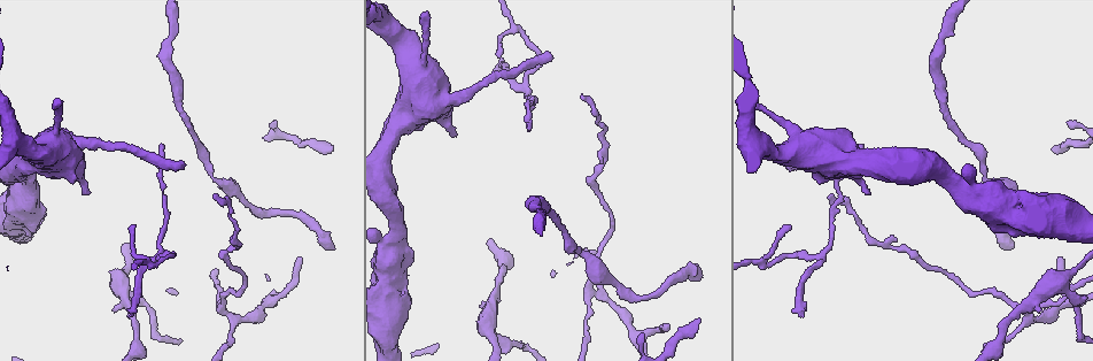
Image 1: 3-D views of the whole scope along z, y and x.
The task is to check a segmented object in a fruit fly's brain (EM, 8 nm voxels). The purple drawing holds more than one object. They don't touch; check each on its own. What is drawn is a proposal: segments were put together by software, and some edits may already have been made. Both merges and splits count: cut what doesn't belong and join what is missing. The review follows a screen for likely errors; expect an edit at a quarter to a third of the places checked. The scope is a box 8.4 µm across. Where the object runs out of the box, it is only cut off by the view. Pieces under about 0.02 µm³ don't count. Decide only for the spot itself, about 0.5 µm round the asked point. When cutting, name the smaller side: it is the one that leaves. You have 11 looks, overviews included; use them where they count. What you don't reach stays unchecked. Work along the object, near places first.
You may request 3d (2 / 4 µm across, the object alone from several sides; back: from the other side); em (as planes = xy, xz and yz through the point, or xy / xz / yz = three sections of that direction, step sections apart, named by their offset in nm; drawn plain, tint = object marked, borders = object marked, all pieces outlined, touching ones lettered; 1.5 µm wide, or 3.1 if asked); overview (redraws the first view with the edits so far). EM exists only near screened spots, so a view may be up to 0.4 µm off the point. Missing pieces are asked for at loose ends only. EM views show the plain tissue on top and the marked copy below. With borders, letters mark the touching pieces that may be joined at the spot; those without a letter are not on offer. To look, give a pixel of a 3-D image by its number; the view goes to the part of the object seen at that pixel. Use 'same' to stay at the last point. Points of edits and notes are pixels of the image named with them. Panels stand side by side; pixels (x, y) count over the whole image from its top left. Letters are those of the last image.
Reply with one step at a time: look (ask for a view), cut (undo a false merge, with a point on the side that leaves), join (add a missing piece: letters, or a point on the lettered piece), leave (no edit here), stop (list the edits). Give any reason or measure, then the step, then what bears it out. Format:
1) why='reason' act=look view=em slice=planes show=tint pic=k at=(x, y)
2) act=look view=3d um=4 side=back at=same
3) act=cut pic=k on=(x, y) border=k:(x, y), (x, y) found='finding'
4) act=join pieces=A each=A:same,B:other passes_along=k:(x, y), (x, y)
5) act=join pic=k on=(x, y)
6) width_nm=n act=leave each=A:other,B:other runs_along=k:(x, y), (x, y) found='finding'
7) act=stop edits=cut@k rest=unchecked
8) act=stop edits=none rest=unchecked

why='looks like a crossing' act=look view=3d um=2 pic=1 at=(228, 312)

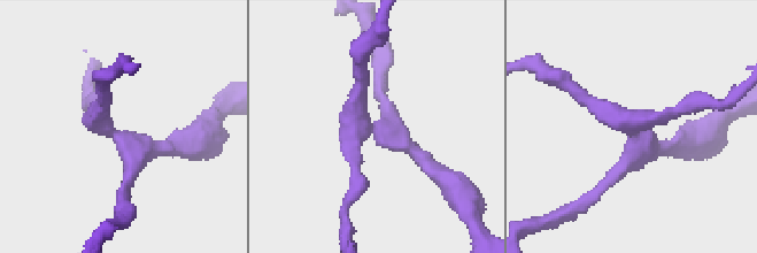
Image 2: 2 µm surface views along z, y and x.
arms=4 act=look view=em slice=yz step=8 show=tint pic=2 at=(635, 128)

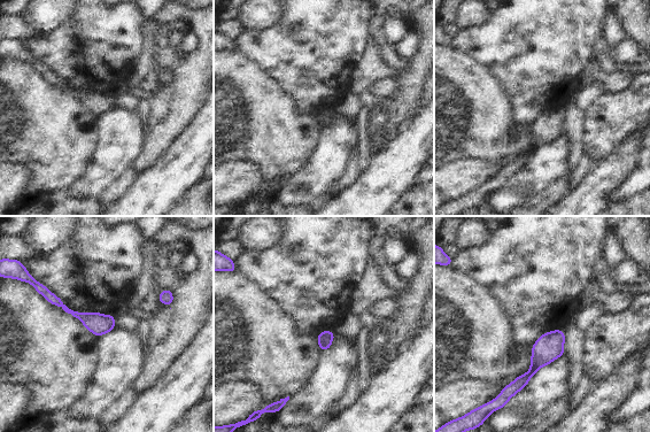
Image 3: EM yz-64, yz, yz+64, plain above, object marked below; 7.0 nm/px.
why='cut it another way' act=look view=em slice=planes show=borders at=same

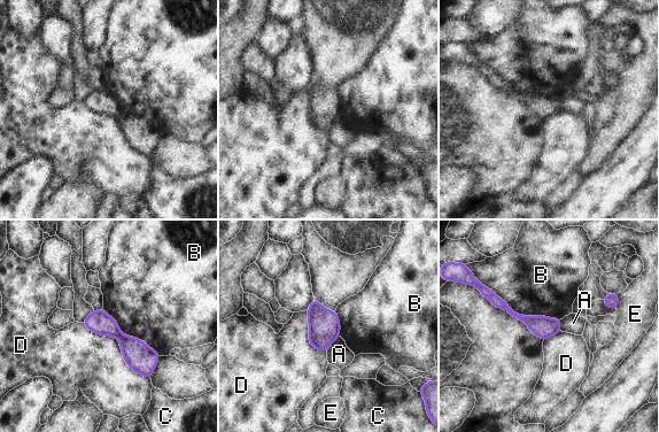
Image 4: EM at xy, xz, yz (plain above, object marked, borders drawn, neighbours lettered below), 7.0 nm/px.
width_nm=150 longest_contact=D:600nm act=cut pic=4 on=(139, 356) each=A:other,B:other,C:other,D:other,E:other found='two neurons meet here'

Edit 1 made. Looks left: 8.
act=look view=overview

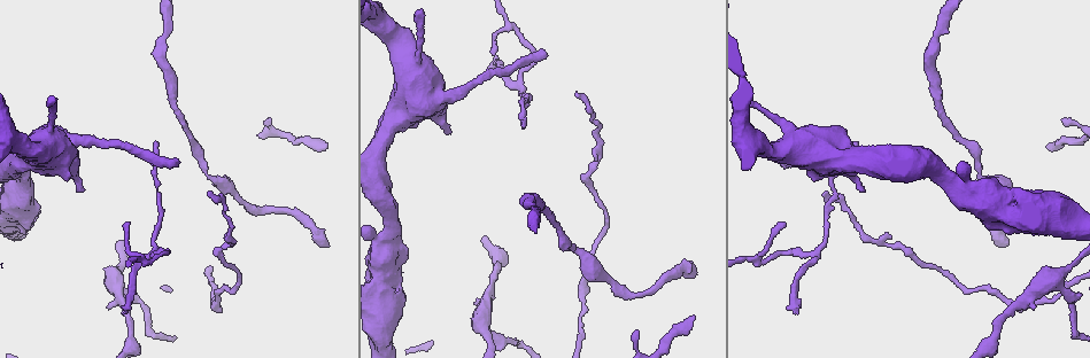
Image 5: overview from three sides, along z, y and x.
why='free end' act=look view=3d um=4 pic=5 at=(78, 192)

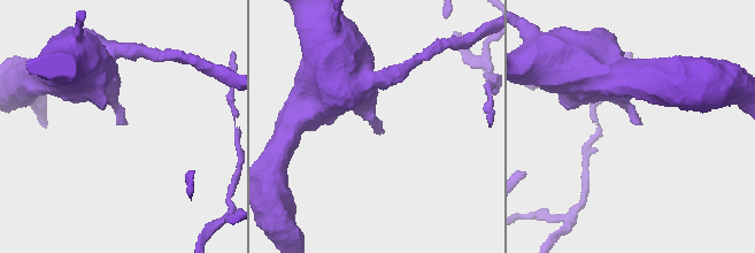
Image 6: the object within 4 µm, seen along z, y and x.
why='shape alone is not enough' act=look view=em slice=planes show=borders pic=6 at=(377, 133)

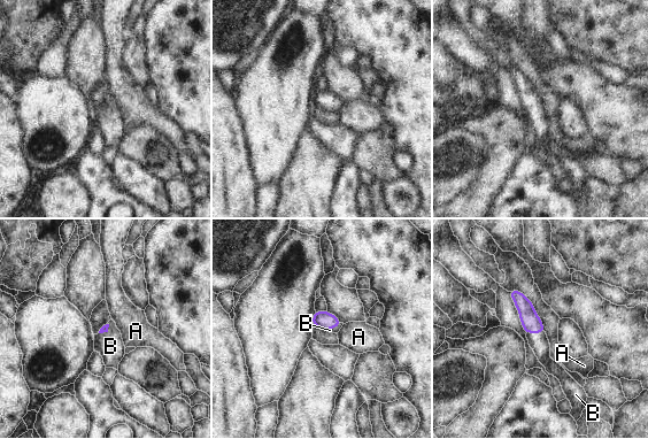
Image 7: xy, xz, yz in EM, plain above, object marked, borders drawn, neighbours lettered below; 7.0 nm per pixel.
act=join pieces=B each=A:other,B:same passes_along=7:(531, 322), (534, 332), (539, 343) found='the neuron continues'

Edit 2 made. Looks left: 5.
why='long arm stops here' act=look view=3d um=2 pic=5 at=(174, 163)

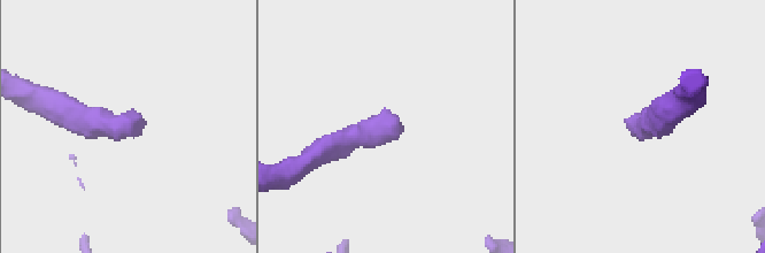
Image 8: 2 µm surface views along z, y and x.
why='need the tissue' act=look view=em slice=planes show=borders pic=8 at=(629, 120)

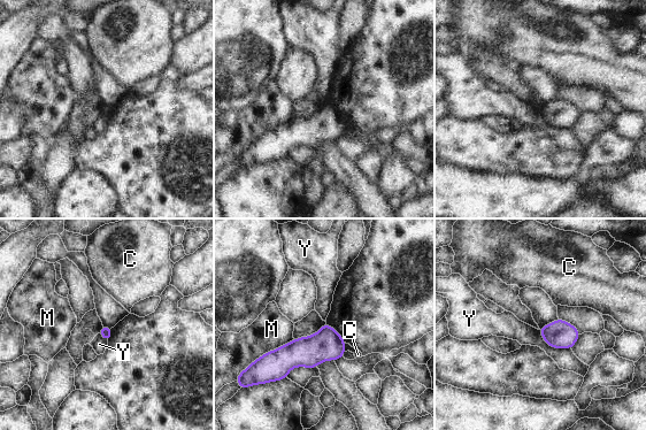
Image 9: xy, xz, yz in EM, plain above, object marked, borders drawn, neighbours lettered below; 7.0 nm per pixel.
act=leave each=C:other,M:other,Y:other found='none of them fits'

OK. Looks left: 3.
why='branch stops here' act=look view=em slice=planes show=borders pic=5 at=(490, 65)

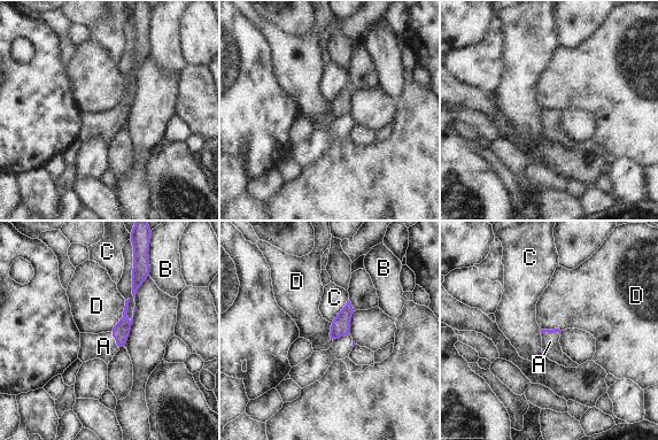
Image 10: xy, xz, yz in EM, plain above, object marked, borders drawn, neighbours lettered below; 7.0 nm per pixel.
act=join pieces=A each=A:same,B:other,C:other,D:other passes_along=10:(121, 331), (115, 339), (103, 346) found='the neuron continues'

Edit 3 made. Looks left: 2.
act=stop edits=cut@4,join@7,join@10 rest=unchecked

